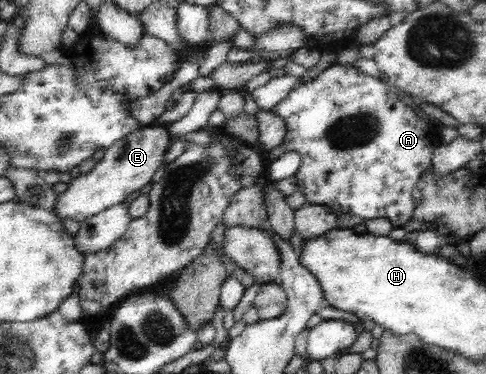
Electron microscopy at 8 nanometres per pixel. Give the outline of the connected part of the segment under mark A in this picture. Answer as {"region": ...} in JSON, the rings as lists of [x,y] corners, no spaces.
{"region":[[[334,63],[315,79],[295,86],[272,110],[285,120],[286,134],[276,148],[269,150],[267,157],[275,161],[289,151],[301,156],[294,176],[297,190],[305,195],[307,203],[330,207],[338,216],[351,213],[363,220],[391,215],[397,228],[411,221],[415,205],[413,189],[429,167],[433,150],[439,144],[438,125],[421,119],[391,90],[389,83],[369,76],[355,66]]]}

